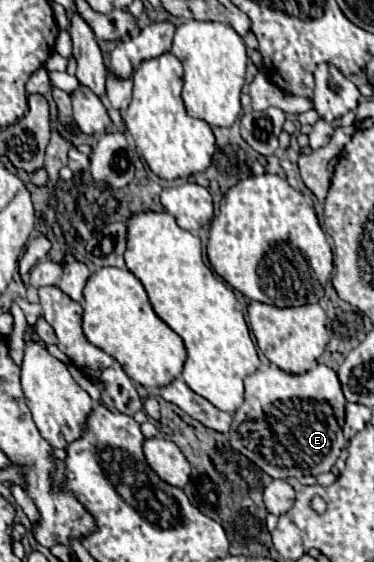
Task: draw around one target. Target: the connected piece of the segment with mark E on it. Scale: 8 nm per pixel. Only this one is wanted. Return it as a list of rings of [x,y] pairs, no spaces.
[[[272,364],[264,372],[250,374],[244,384],[244,404],[236,410],[230,428],[232,448],[272,478],[328,472],[346,444],[342,428],[334,418],[334,404],[346,404],[336,372],[326,364],[318,364],[304,374],[290,374]]]

